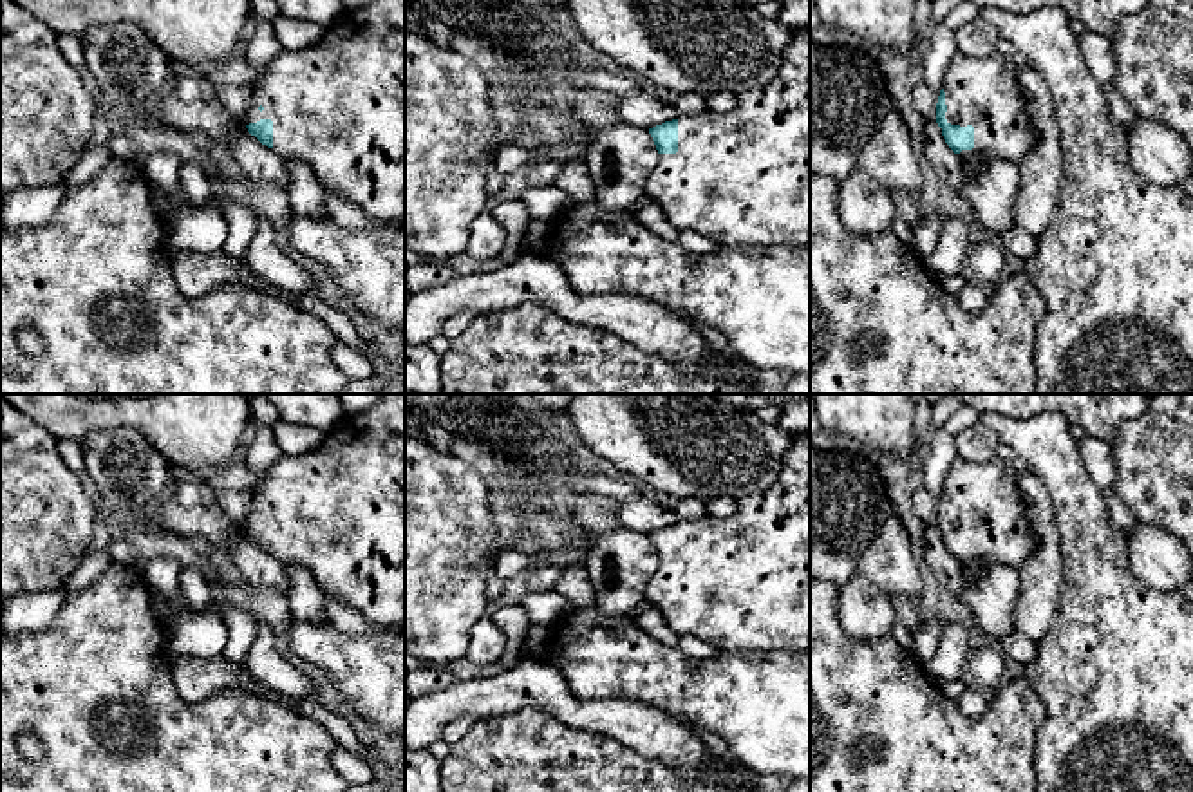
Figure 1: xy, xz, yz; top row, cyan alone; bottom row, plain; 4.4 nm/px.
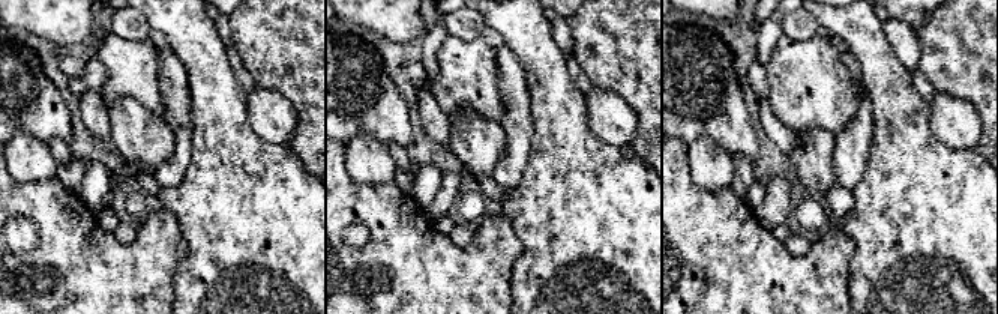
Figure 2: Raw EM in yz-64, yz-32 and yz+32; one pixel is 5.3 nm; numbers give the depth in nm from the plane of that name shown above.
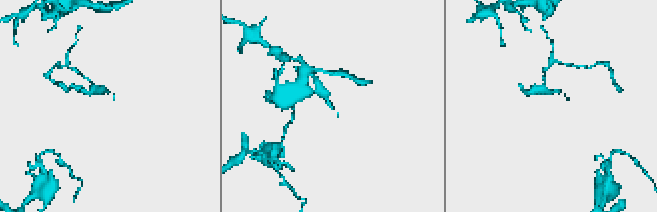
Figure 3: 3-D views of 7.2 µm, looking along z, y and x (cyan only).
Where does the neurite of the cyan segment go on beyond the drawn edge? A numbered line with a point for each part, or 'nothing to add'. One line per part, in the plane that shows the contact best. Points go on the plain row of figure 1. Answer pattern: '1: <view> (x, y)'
1: yz (986, 498)

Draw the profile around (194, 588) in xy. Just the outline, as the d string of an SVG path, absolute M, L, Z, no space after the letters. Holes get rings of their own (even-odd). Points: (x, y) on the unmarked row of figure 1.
M186 566L181 570L179 593L193 611L215 608L211 586L201 568Z

